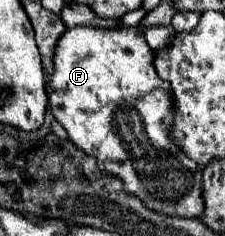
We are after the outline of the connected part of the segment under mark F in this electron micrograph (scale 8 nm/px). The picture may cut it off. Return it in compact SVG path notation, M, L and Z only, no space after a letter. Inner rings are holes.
M66 28L56 44L52 62L54 72L50 76L50 82L46 84L46 90L52 114L64 126L68 138L86 154L94 156L100 170L118 176L124 182L124 190L136 194L150 210L182 218L200 218L202 170L194 160L186 158L180 148L168 138L168 120L170 114L174 114L172 98L166 82L158 78L154 70L154 50L144 40L140 28Z

